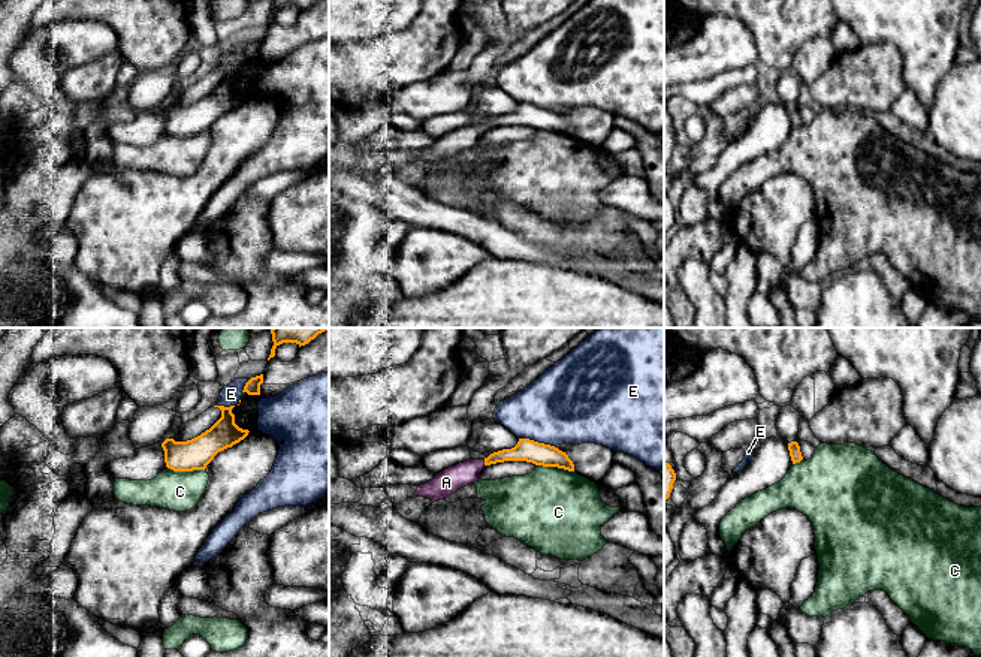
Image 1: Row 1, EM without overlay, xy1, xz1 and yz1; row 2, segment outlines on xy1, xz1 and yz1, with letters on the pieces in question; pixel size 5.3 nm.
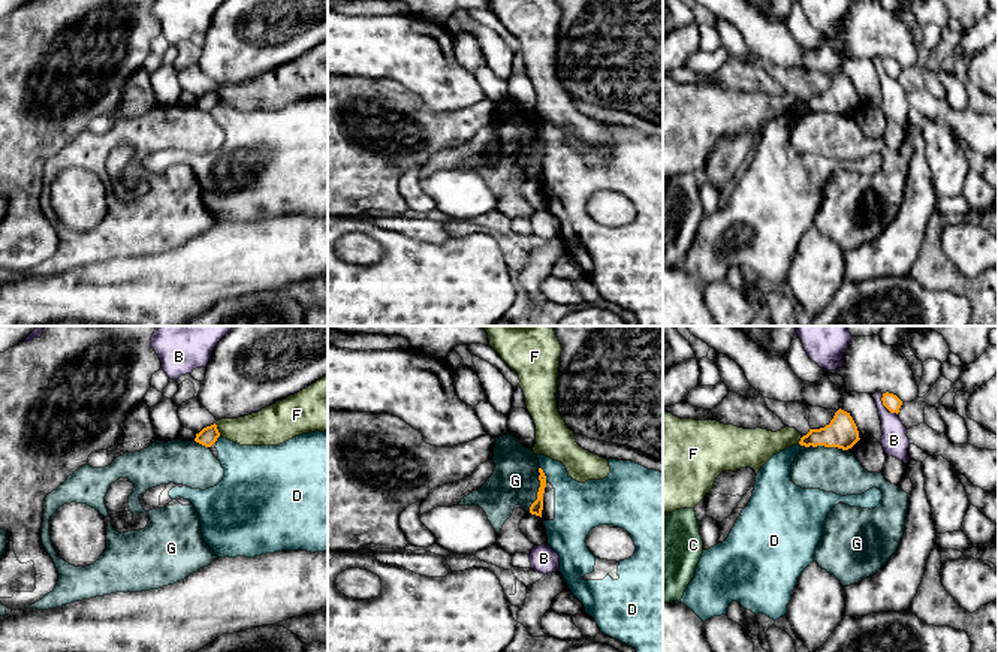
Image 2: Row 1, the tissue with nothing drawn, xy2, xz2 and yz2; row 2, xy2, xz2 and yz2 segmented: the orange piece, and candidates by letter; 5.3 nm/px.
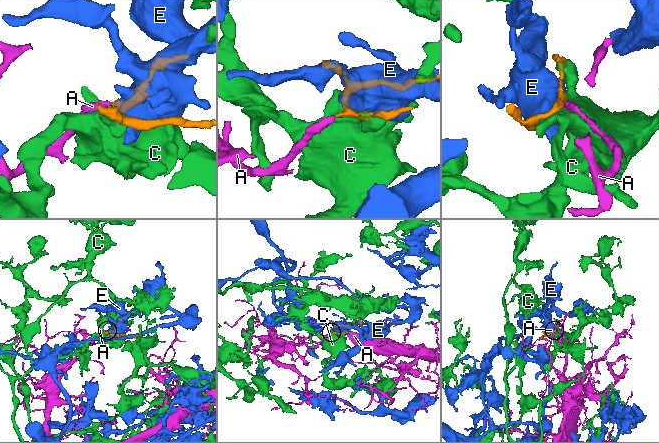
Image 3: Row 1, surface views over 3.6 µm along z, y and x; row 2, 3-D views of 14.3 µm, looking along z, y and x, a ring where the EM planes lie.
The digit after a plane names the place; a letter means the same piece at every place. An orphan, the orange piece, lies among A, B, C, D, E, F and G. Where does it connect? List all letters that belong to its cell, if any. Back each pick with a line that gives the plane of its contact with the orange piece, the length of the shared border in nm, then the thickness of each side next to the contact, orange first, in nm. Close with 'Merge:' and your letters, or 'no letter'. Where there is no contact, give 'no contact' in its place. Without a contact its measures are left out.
A: contact in xz1; length 30 nm; calibres 120 and 140 nm
Merge: A

